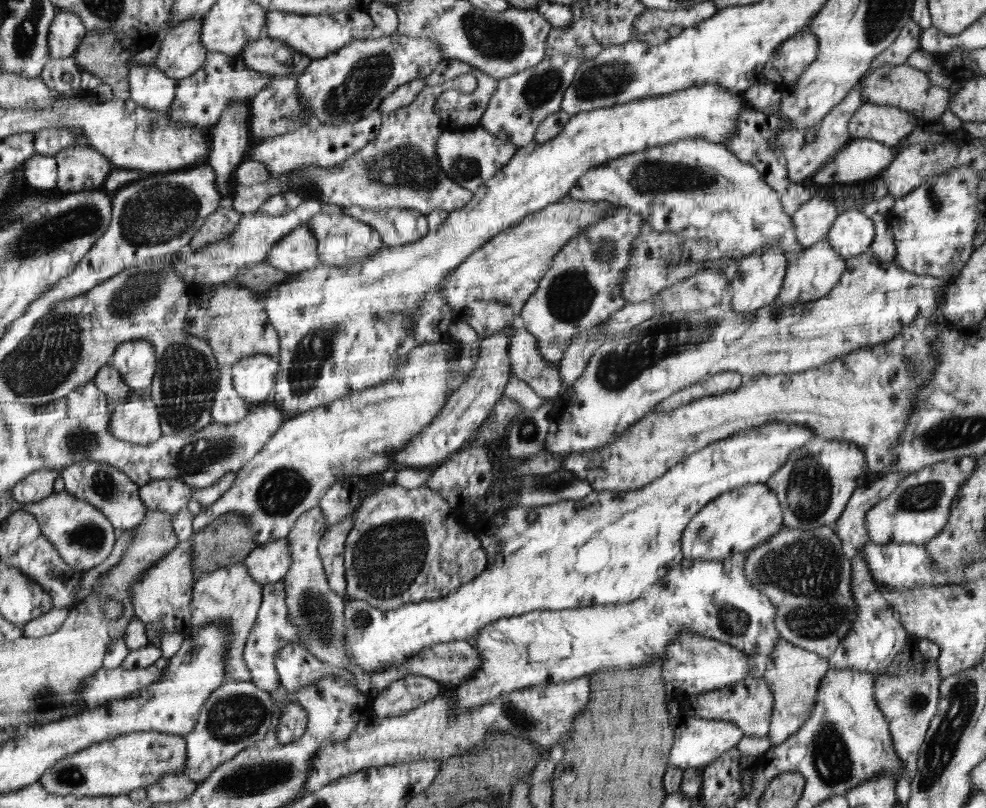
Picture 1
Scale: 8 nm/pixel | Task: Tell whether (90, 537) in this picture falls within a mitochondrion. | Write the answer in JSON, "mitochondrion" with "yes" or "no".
{"mitochondrion":"yes"}

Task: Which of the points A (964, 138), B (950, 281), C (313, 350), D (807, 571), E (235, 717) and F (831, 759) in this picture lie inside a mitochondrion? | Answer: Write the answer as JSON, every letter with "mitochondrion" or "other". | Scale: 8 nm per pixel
{"A":"other","B":"other","C":"mitochondrion","D":"mitochondrion","E":"mitochondrion","F":"mitochondrion"}

